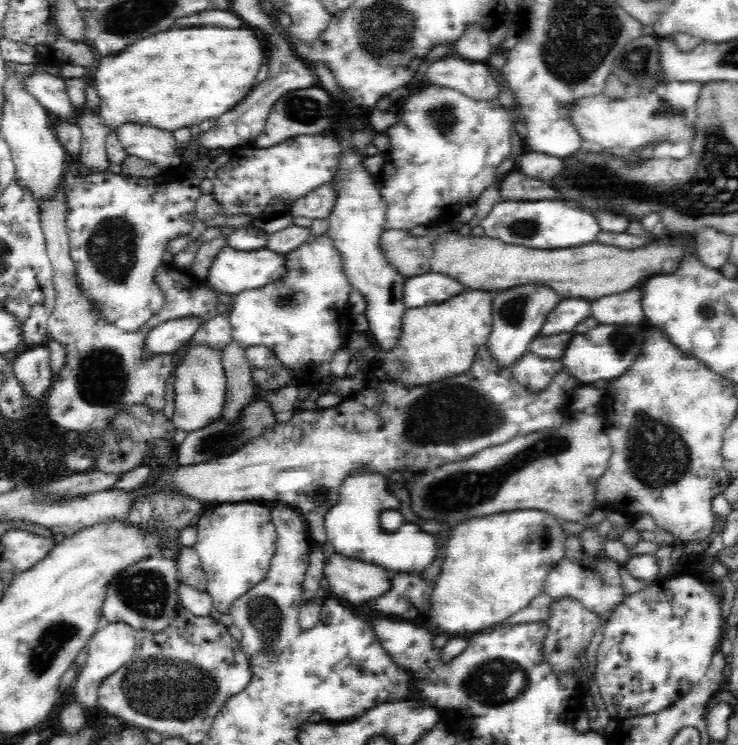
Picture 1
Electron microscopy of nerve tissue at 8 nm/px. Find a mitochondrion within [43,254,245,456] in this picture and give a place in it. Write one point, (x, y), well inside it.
(101, 375)

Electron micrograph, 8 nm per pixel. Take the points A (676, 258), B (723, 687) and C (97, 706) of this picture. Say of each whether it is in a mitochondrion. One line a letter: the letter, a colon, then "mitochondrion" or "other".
A: other
B: other
C: other

